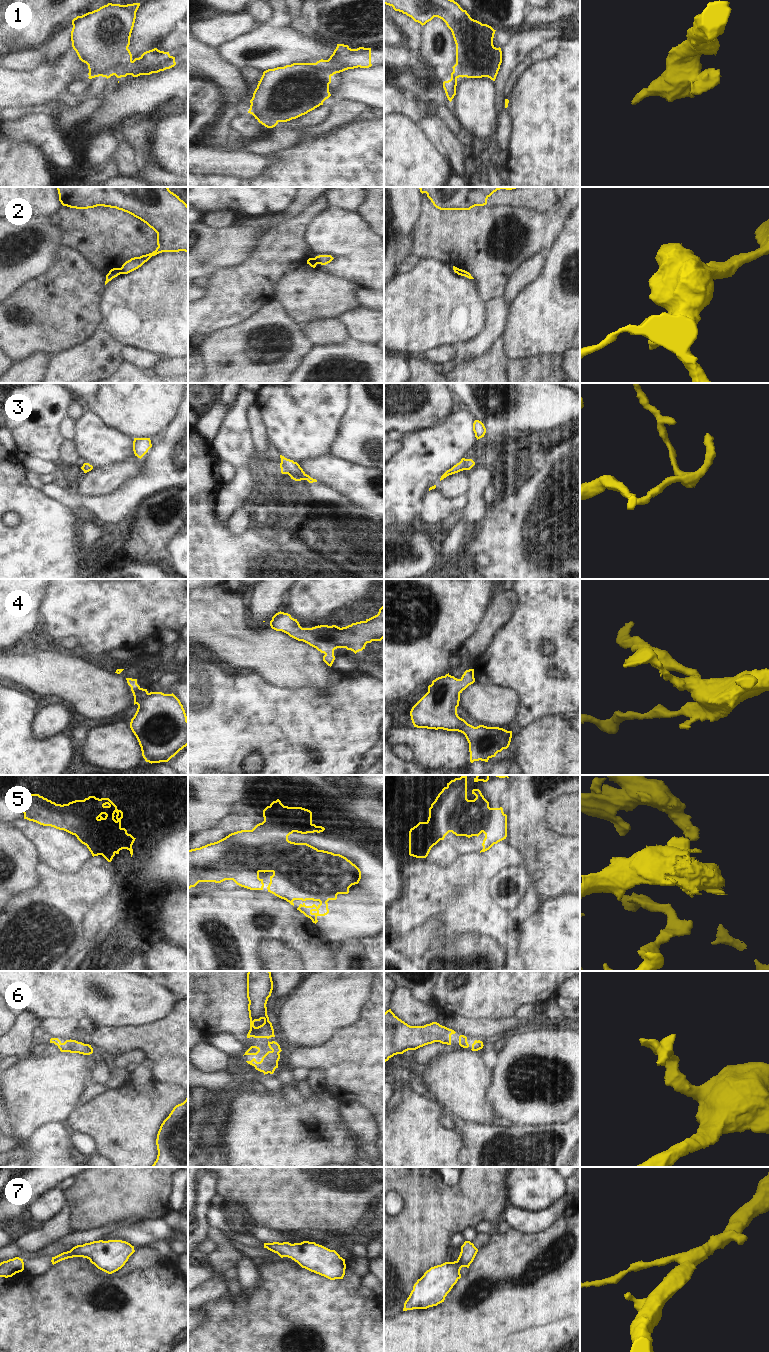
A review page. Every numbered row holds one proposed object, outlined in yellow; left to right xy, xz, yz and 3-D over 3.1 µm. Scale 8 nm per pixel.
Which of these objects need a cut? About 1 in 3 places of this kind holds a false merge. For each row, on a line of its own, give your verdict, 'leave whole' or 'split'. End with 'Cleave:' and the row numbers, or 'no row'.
1: split
2: split
3: leave whole
4: leave whole
5: leave whole
6: leave whole
7: leave whole
Cleave: 1, 2

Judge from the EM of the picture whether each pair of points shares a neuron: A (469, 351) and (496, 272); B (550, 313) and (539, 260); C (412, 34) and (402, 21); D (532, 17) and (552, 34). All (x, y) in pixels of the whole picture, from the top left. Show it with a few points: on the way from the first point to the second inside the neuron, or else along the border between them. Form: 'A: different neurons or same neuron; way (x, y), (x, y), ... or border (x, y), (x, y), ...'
A: different neurons; border (502, 295), (486, 302)
B: different neurons; border (548, 251), (543, 270), (524, 287)
C: same neuron; way (412, 31), (405, 24)
D: different neurons; border (540, 25), (524, 28)

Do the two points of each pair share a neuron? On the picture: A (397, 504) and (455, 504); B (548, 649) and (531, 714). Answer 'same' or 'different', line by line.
A: different
B: same

